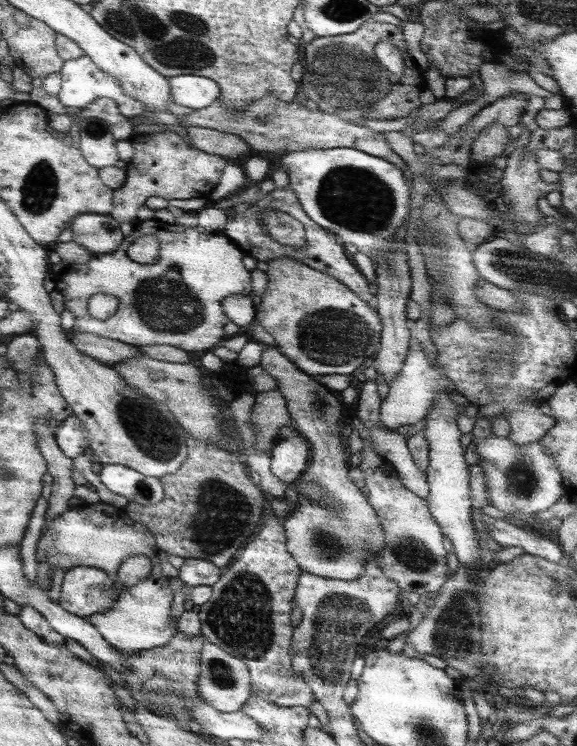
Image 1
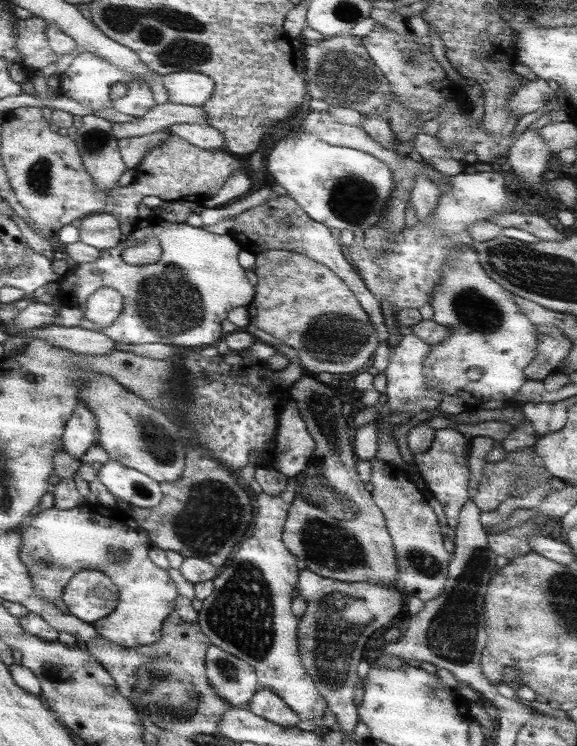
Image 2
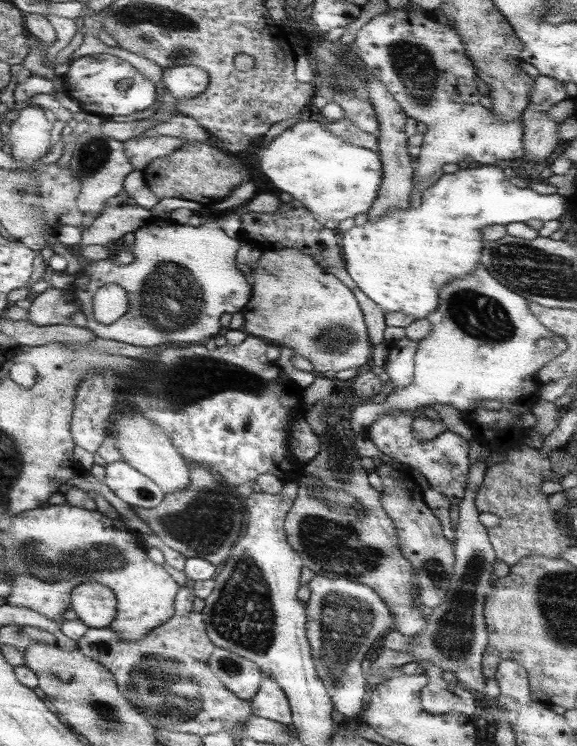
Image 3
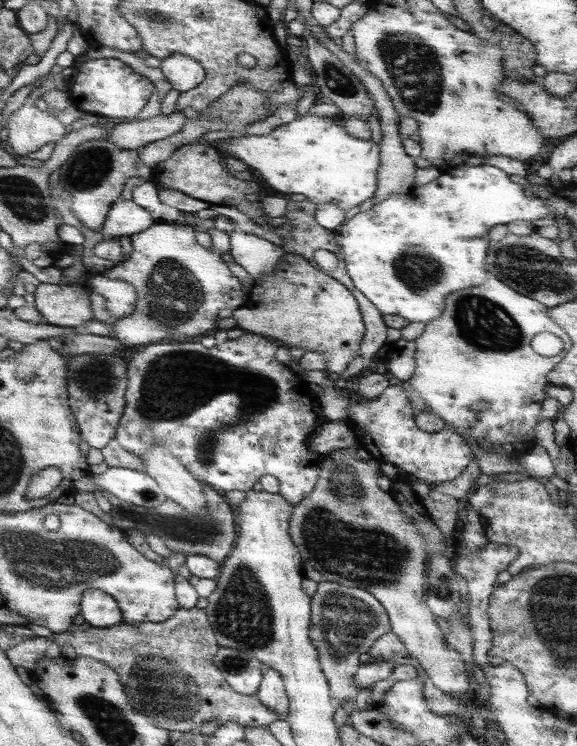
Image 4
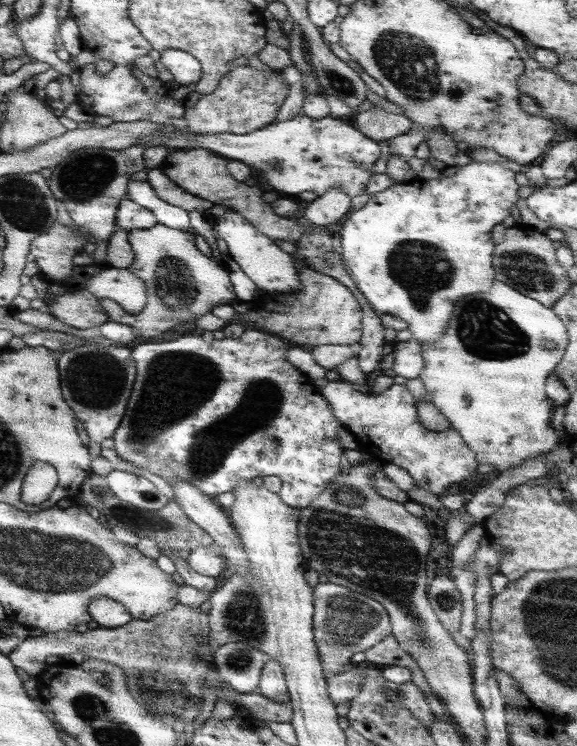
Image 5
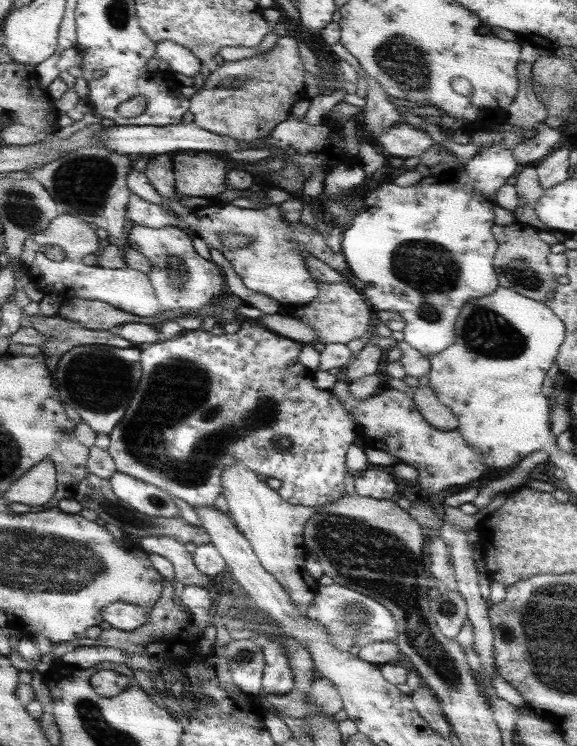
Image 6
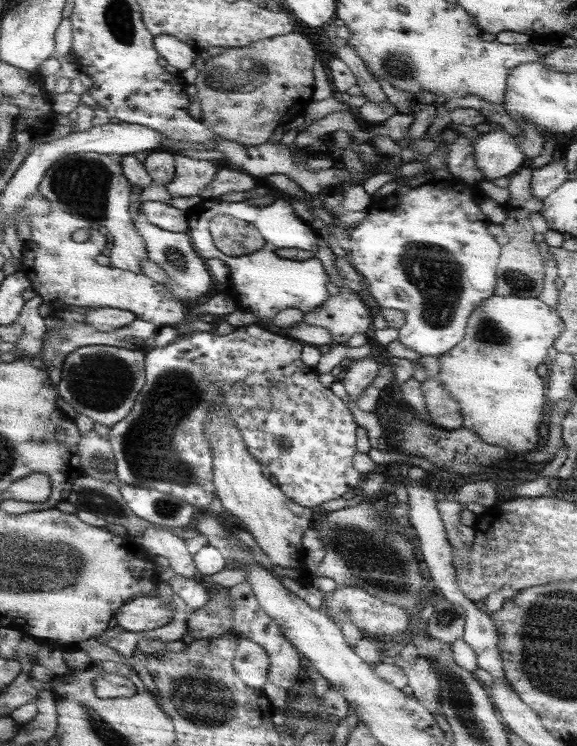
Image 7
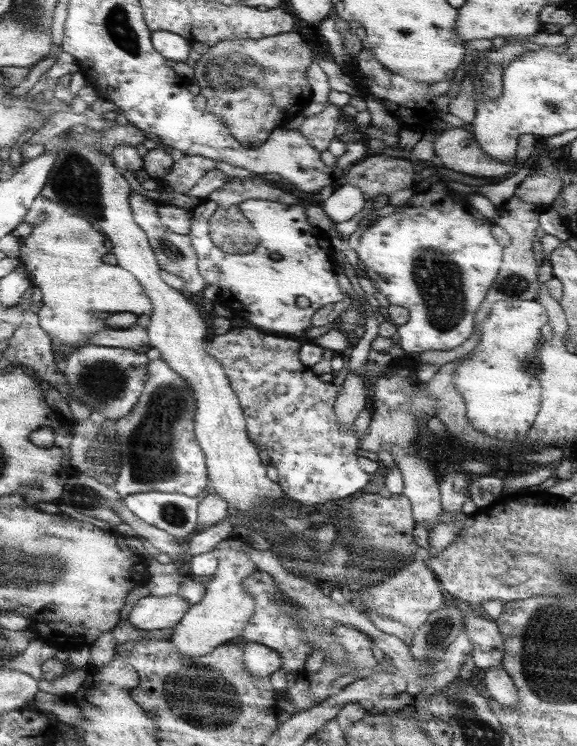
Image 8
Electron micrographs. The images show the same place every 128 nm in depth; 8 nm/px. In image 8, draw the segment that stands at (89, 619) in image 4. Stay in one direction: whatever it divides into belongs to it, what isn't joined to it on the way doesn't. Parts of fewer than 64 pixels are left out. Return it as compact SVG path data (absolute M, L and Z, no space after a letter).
M147 595L136 600L126 619L136 630L146 630L156 635L163 630L171 630L188 606L178 595Z

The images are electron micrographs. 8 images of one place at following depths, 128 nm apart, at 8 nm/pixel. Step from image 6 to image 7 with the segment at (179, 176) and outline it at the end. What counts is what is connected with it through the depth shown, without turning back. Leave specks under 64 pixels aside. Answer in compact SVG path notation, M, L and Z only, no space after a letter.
M178 152L173 158L173 178L165 185L171 198L198 196L217 174L217 167L211 161L191 159Z

